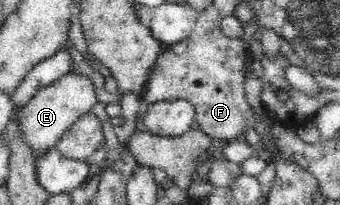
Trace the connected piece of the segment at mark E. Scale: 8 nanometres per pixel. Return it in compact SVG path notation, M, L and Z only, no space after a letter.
M73 70L47 87L39 89L29 99L29 103L24 105L19 115L19 132L23 142L33 149L33 158L39 158L49 152L50 148L56 147L61 137L64 137L65 131L68 131L73 123L76 123L83 115L91 113L93 105L97 102L95 97L93 82L87 76L75 73Z

